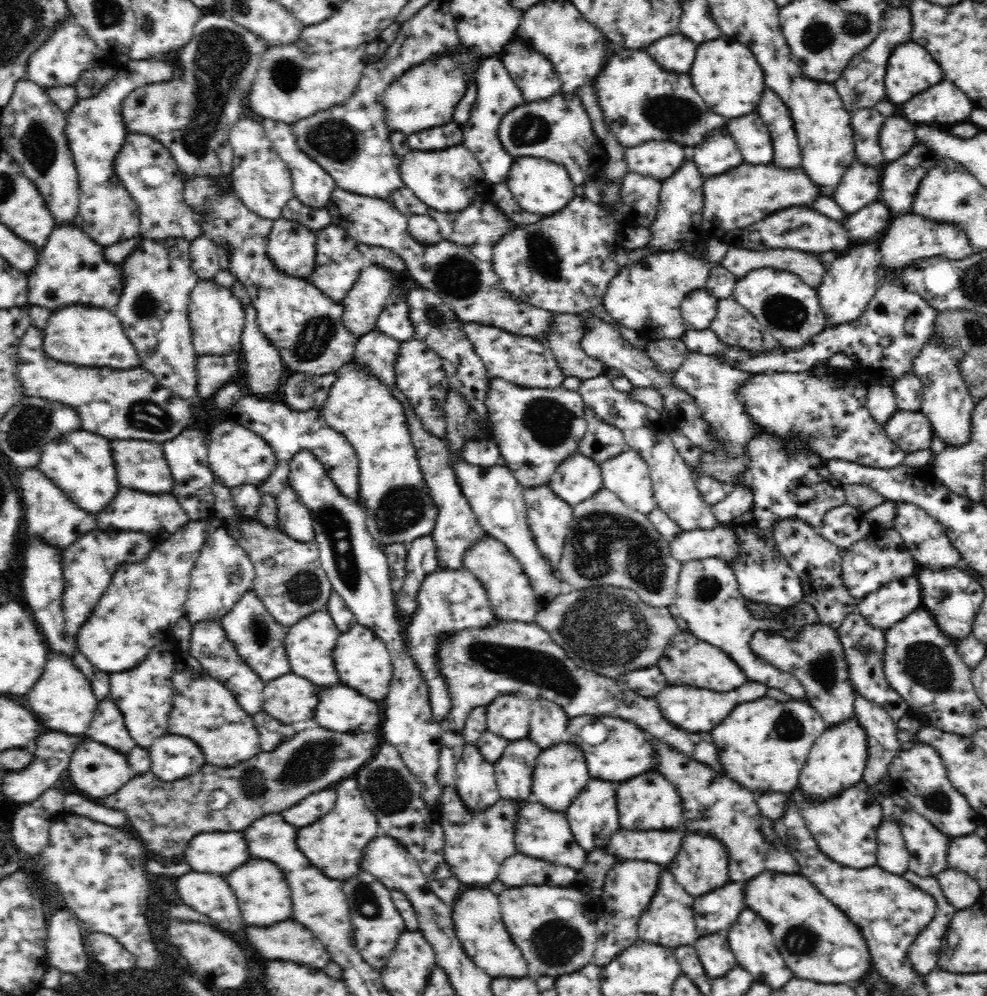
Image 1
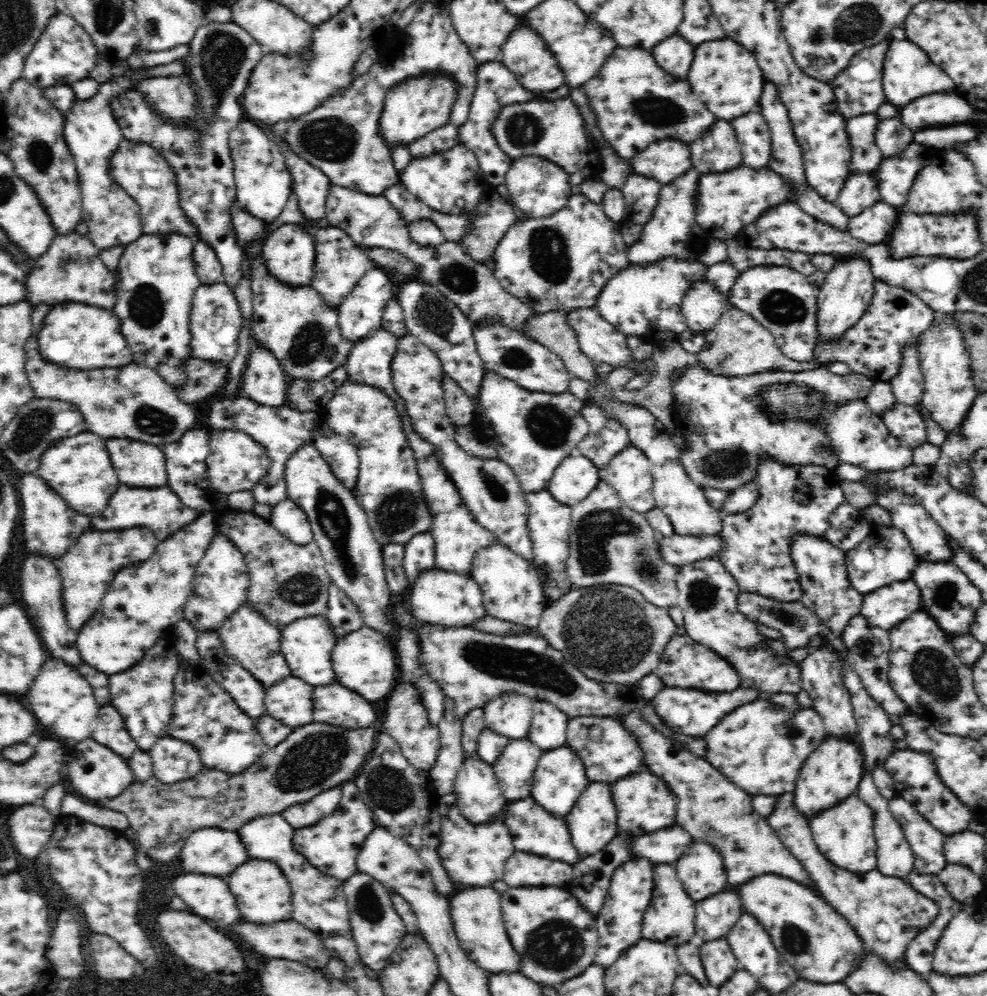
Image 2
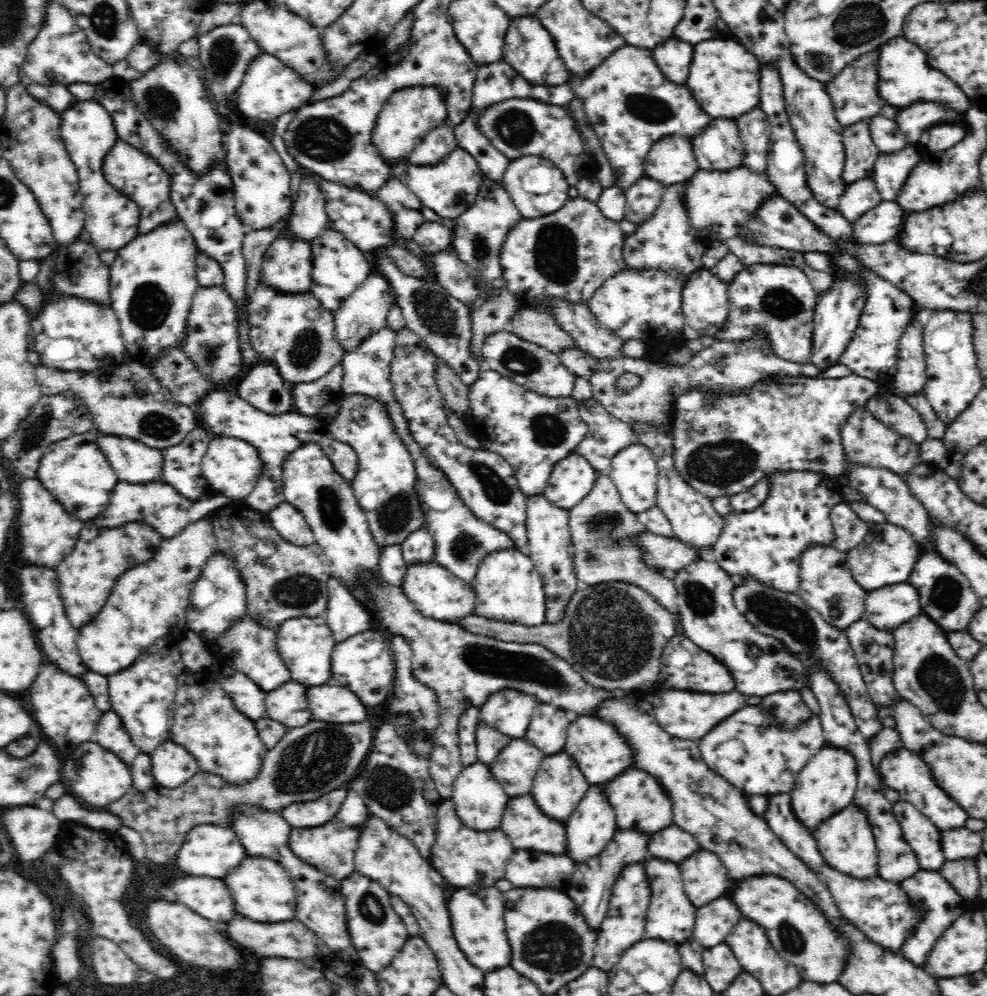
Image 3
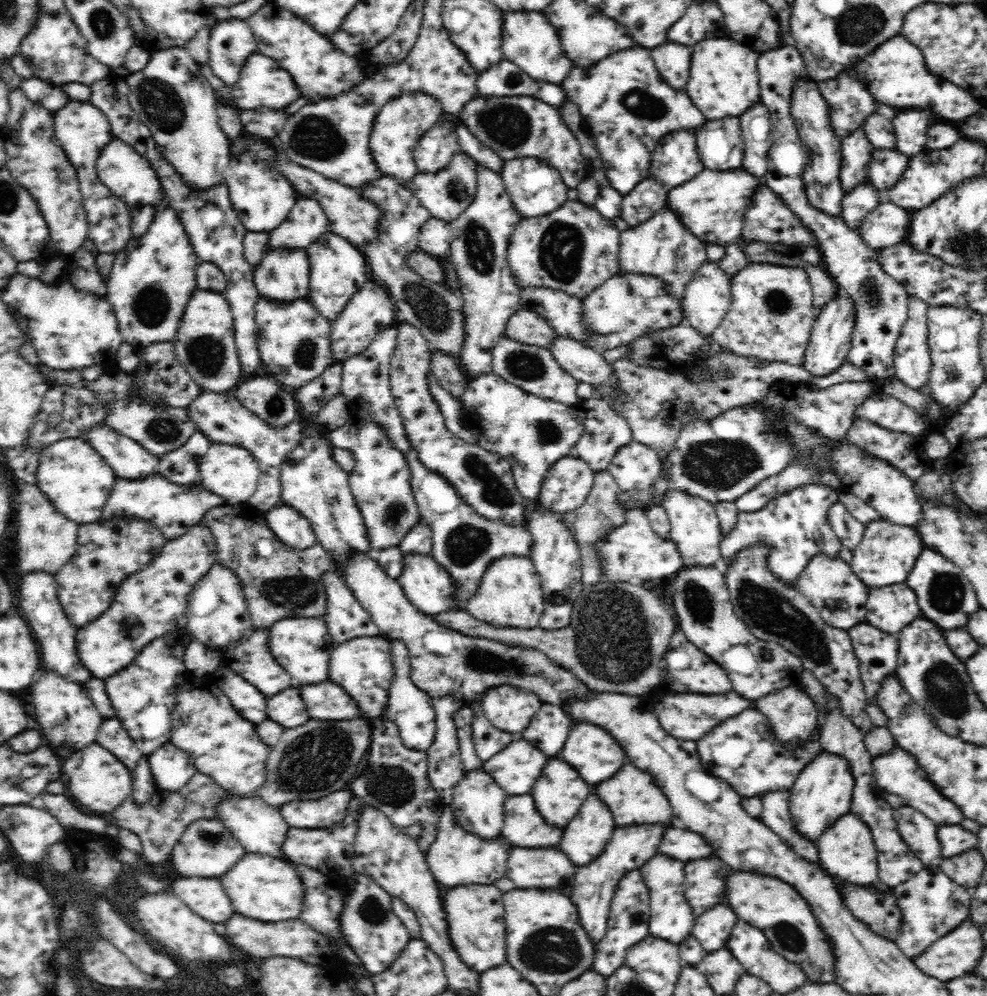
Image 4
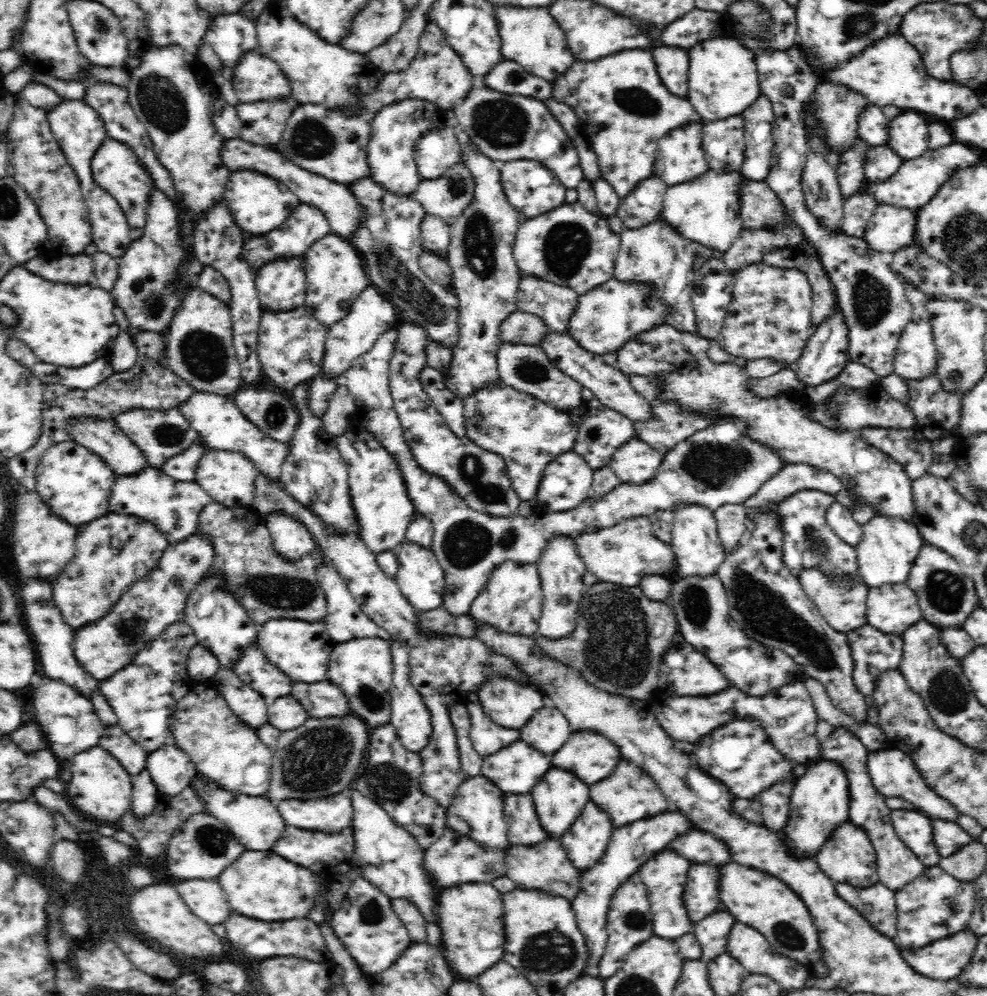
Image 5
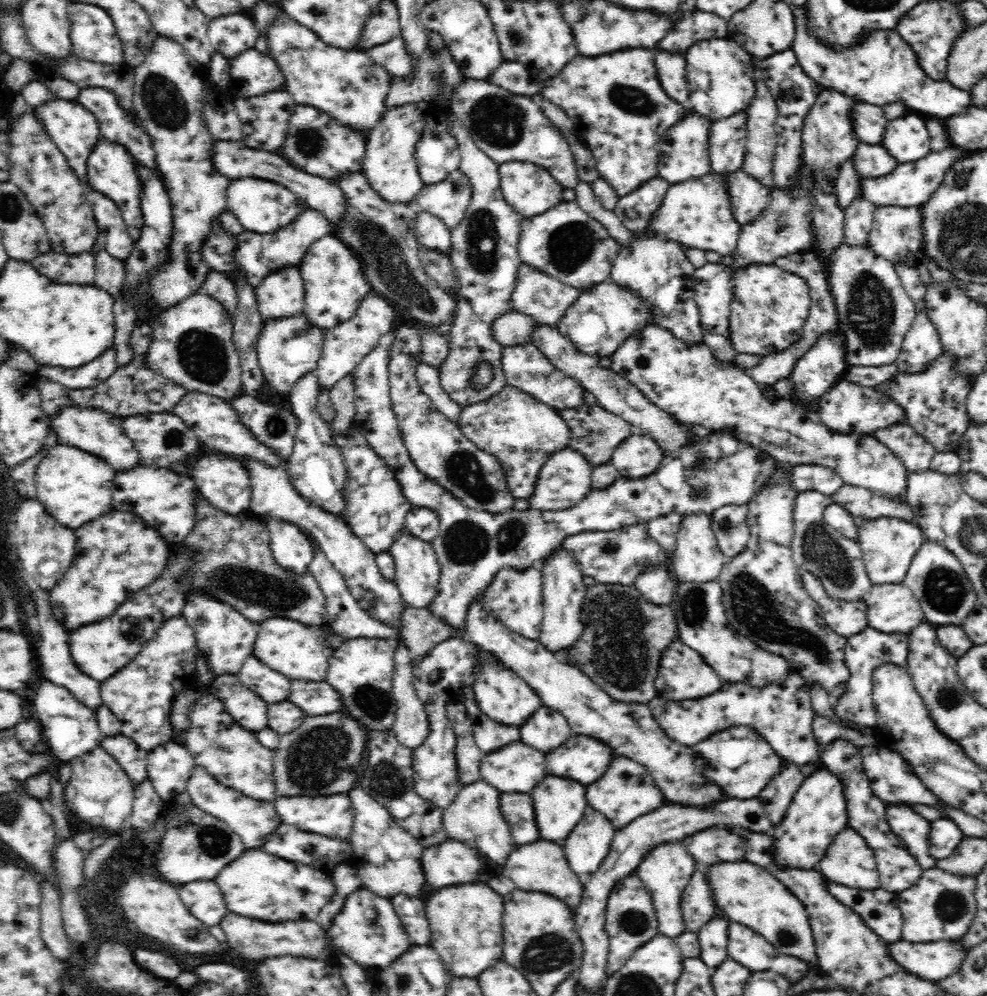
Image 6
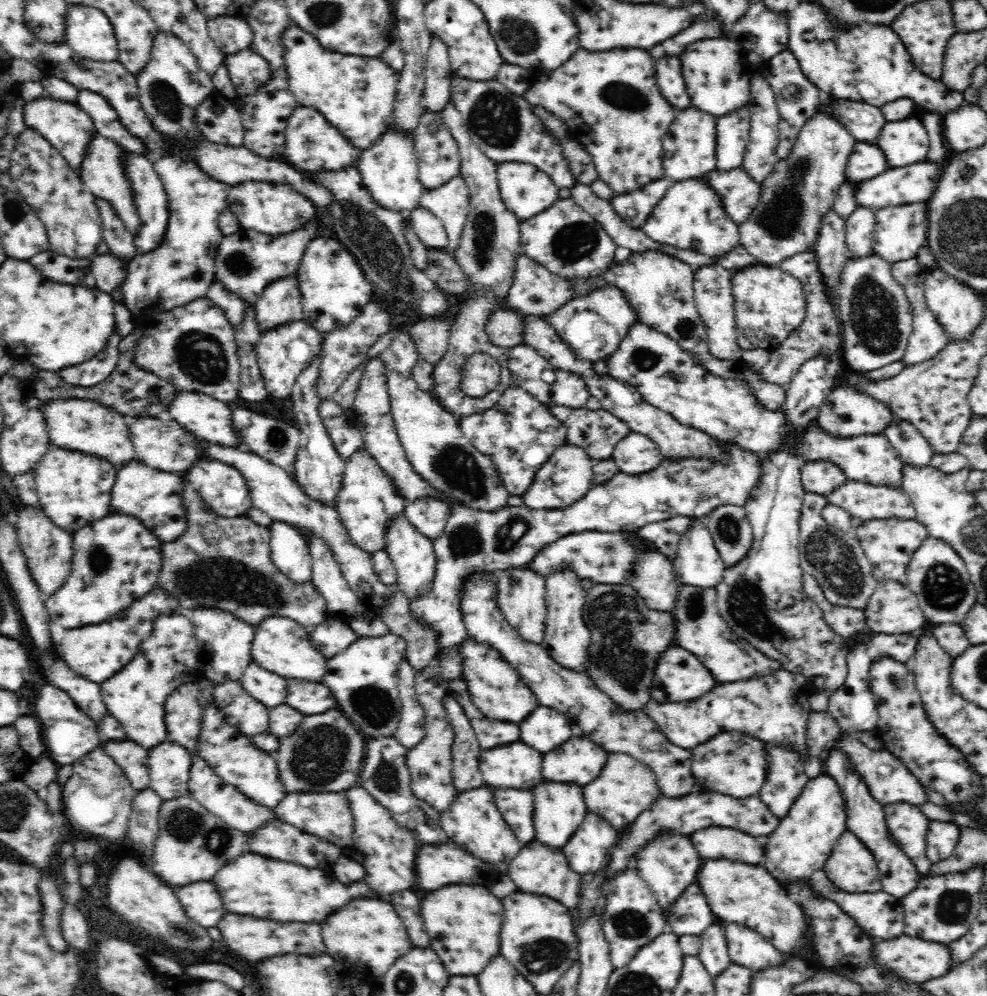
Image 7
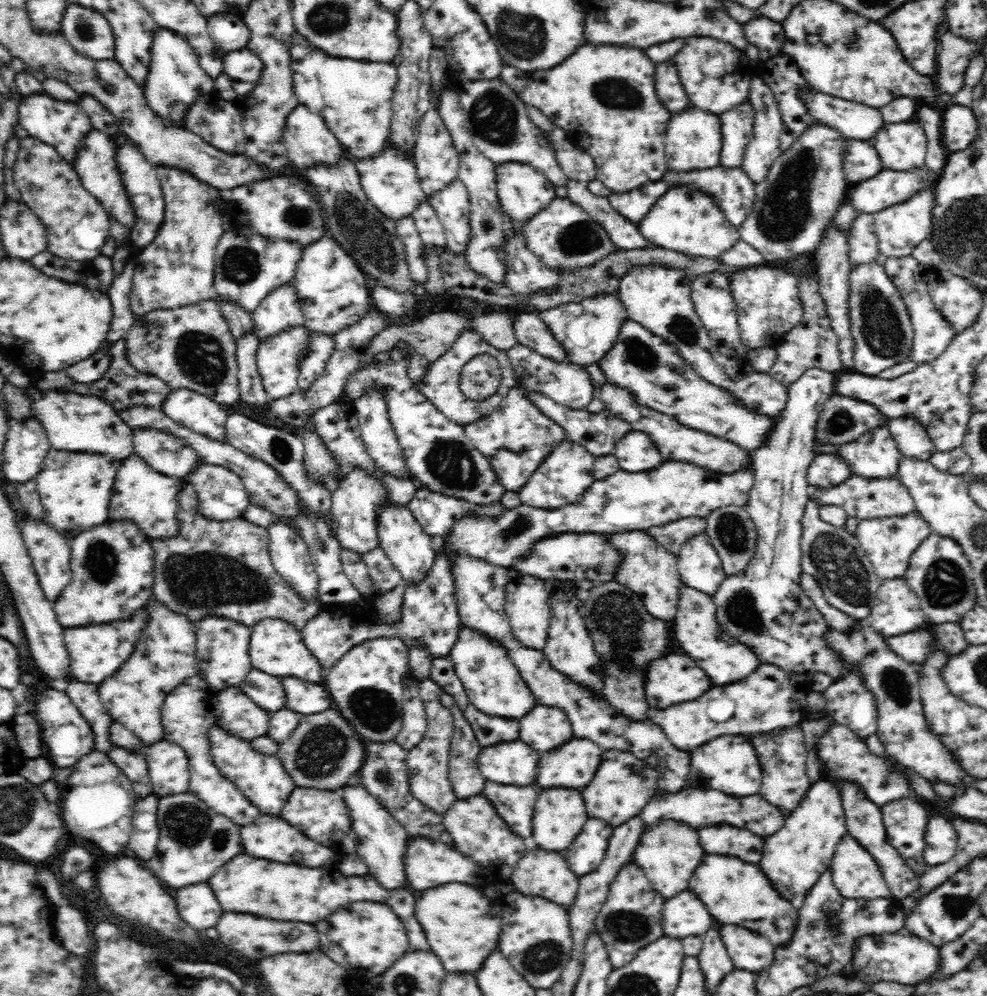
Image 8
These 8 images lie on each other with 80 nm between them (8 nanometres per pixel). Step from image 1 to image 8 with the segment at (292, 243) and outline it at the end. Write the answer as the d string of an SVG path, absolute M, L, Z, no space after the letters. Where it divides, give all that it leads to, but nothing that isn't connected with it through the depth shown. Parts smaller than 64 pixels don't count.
M286 283L286 286L266 296L266 299L254 309L251 318L254 336L258 337L260 342L290 328L304 326L306 322L301 313L296 290L291 283Z

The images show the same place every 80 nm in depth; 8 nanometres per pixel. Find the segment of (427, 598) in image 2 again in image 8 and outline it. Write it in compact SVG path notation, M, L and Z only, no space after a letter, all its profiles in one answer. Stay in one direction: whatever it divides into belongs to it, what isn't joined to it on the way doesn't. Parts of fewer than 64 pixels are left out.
M393 501L380 504L377 509L377 535L378 546L402 573L406 585L418 584L426 578L427 571L436 560L436 554L430 542L431 536L422 529L407 505Z

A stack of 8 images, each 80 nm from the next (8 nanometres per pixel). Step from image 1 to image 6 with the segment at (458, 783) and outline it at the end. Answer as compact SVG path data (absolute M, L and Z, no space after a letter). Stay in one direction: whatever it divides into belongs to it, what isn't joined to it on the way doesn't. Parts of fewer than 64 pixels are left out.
M484 780L462 786L456 799L443 810L442 828L448 838L470 845L478 849L479 853L488 856L492 862L504 866L506 858L518 844L514 844L510 827L502 816L500 794L498 789Z

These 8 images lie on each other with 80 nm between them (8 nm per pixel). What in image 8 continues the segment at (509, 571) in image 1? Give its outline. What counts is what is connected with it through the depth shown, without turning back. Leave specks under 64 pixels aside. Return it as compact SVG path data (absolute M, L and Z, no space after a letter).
M510 570L509 581L505 584L505 593L505 611L514 639L530 649L542 651L547 643L551 617L550 595L546 591L544 579Z

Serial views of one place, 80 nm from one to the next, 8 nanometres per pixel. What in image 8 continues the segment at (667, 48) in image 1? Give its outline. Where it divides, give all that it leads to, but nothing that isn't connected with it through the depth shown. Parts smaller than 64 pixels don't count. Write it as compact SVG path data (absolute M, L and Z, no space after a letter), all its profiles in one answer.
M664 62L656 66L656 94L658 101L662 103L672 114L682 112L690 106L690 100L678 80L676 66L672 62Z

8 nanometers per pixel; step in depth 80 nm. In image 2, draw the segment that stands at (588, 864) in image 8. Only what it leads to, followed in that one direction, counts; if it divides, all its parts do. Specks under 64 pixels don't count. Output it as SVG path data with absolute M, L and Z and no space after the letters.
M592 782L582 798L578 798L574 810L566 816L566 824L568 830L572 834L572 844L576 846L580 856L590 856L602 850L612 838L618 834L618 825L616 822L616 808L612 802L612 792L610 792L610 784L602 784L602 782Z

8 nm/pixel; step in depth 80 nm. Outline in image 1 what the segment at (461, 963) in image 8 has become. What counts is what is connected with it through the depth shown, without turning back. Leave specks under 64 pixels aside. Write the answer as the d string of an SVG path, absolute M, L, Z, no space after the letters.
M488 888L462 890L452 905L456 936L462 943L465 953L478 968L487 972L491 977L522 978L528 976L526 960L522 958L520 949L512 942L510 933L506 932L503 918L500 918L498 896L492 890L488 890Z

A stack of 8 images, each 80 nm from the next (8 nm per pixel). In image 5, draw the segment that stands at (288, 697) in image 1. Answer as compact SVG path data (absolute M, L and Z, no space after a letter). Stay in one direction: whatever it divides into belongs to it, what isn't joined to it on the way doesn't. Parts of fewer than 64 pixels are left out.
M284 696L284 698L276 698L270 706L268 706L268 720L278 731L295 730L306 722L309 714L304 710L300 702L296 702L292 696Z

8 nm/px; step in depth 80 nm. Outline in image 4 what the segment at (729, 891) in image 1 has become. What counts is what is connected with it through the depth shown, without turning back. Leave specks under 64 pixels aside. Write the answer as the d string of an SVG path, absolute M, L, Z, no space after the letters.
M718 904L695 918L691 935L702 945L706 954L710 954L725 947L738 920L728 906Z

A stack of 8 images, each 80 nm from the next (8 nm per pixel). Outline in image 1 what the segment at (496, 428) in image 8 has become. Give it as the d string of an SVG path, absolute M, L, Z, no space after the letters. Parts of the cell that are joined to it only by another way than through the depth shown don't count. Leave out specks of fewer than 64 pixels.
M490 377L486 401L487 427L491 438L497 444L501 460L513 472L517 481L524 487L548 485L559 463L577 452L578 444L584 438L587 422L585 421L585 403L579 392L562 388L540 390L525 388L507 382L500 377Z

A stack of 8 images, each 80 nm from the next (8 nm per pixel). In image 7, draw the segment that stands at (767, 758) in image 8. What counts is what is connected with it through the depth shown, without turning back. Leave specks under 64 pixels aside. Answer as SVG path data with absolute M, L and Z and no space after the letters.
M763 742L763 746L763 750L768 754L767 762L772 764L760 790L760 798L781 819L798 800L810 778L803 771L802 754L784 745Z

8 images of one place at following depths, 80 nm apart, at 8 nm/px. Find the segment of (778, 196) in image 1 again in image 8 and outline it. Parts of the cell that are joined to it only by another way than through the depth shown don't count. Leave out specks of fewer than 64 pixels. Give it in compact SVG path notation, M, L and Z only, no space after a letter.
M694 187L669 188L637 224L642 237L652 246L691 257L719 259L741 238L738 227L726 220L712 197Z

